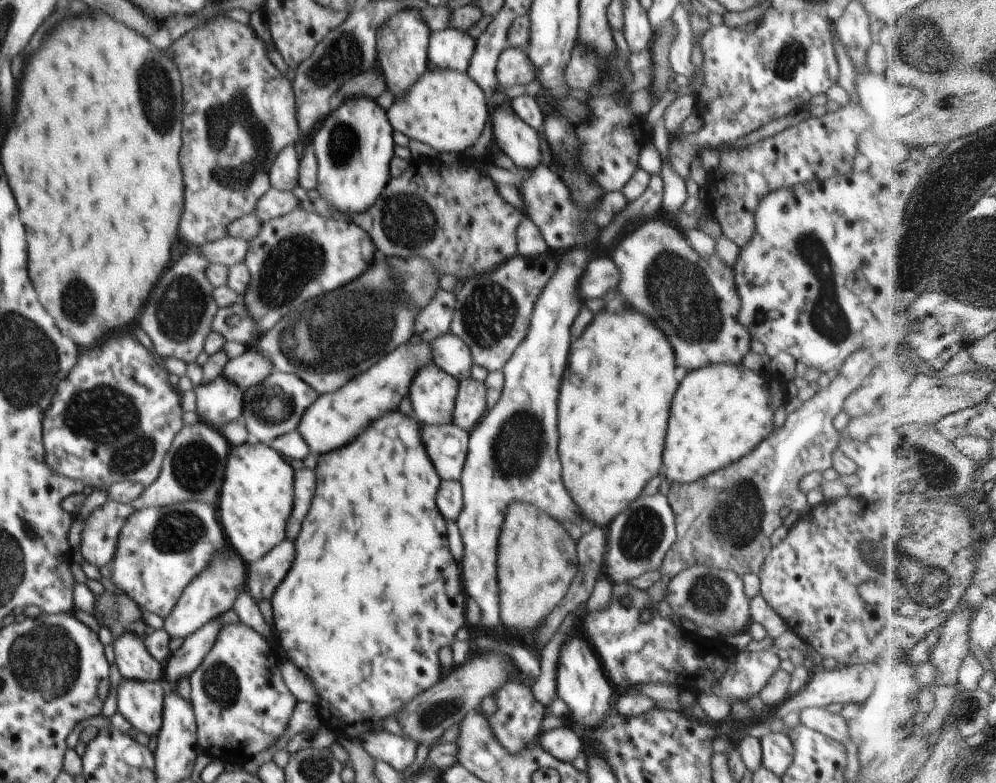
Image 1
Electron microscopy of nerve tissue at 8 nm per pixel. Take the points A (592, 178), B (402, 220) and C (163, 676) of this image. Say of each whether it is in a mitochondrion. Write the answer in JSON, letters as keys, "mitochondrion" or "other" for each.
{"A":"other","B":"mitochondrion","C":"other"}

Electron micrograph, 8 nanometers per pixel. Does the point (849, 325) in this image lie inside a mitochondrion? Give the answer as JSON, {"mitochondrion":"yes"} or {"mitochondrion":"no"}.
{"mitochondrion":"yes"}

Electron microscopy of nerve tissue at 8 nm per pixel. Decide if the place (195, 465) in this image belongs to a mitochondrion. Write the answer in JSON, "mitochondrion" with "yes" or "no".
{"mitochondrion":"yes"}

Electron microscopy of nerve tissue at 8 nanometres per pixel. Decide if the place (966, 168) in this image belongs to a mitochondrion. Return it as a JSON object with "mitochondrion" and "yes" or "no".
{"mitochondrion":"yes"}

